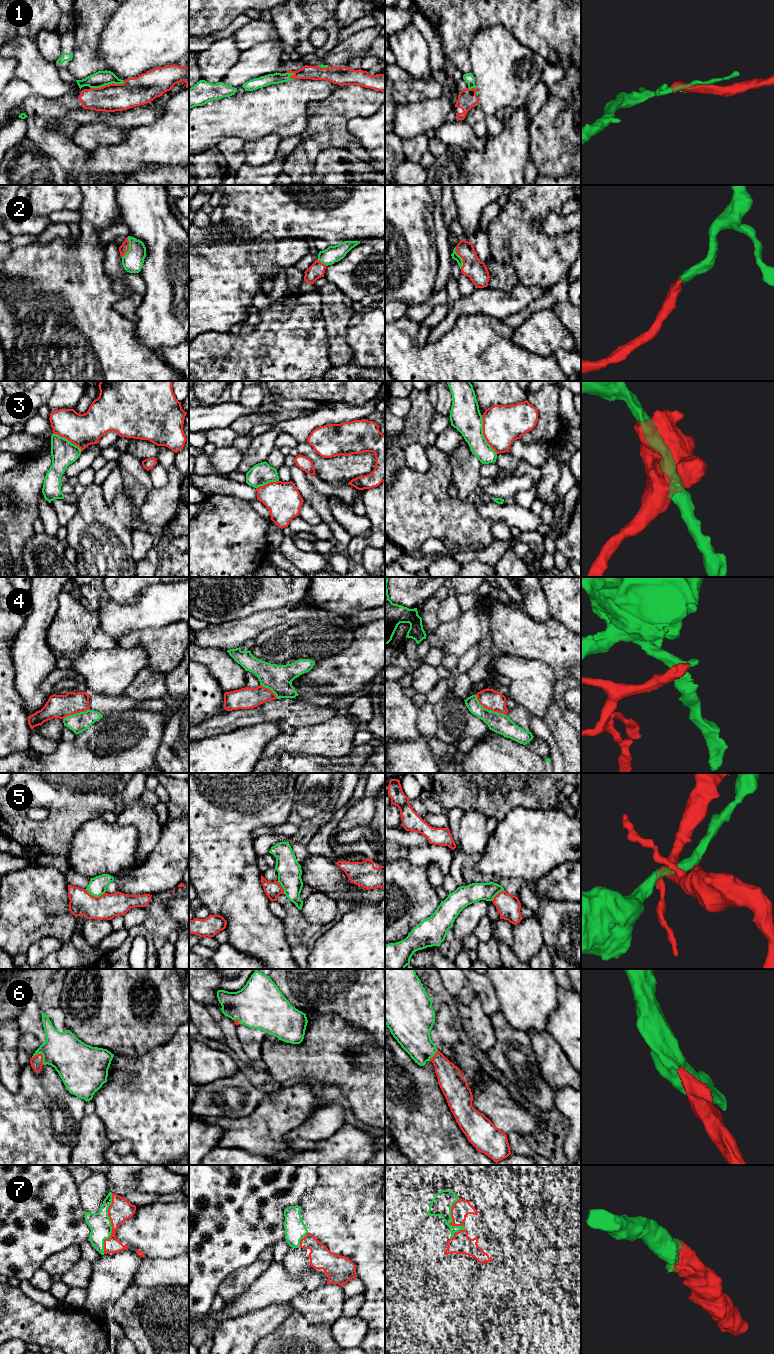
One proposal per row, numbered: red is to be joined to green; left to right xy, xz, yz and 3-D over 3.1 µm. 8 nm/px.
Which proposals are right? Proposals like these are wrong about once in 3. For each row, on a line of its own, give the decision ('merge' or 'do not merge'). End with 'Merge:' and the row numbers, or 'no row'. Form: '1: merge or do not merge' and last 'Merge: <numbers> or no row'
1: do not merge
2: merge
3: do not merge
4: do not merge
5: do not merge
6: merge
7: merge
Merge: 2, 6, 7

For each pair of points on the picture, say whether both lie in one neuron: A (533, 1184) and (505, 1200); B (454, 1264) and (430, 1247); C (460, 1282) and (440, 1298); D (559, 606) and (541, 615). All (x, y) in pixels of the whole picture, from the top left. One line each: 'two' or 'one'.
A: two
B: two
C: one
D: two

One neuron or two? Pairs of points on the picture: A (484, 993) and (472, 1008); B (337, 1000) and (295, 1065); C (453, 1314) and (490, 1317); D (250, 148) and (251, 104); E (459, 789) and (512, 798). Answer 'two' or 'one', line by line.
A: two
B: two
C: two
D: two
E: one

